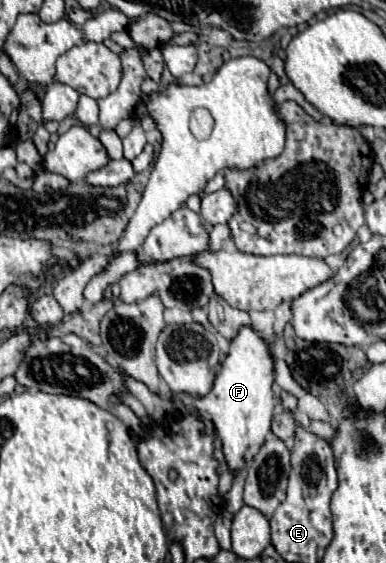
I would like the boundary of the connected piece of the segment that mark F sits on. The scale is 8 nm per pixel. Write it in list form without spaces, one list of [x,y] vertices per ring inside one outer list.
[[[241,328],[237,338],[231,342],[231,350],[217,372],[211,392],[203,398],[193,398],[187,394],[179,396],[187,408],[201,412],[207,420],[213,422],[221,438],[223,456],[231,474],[237,474],[239,470],[247,468],[247,464],[253,460],[253,456],[265,442],[267,432],[271,430],[271,416],[275,406],[271,384],[273,384],[273,358],[269,354],[267,344],[259,340],[253,328]]]

